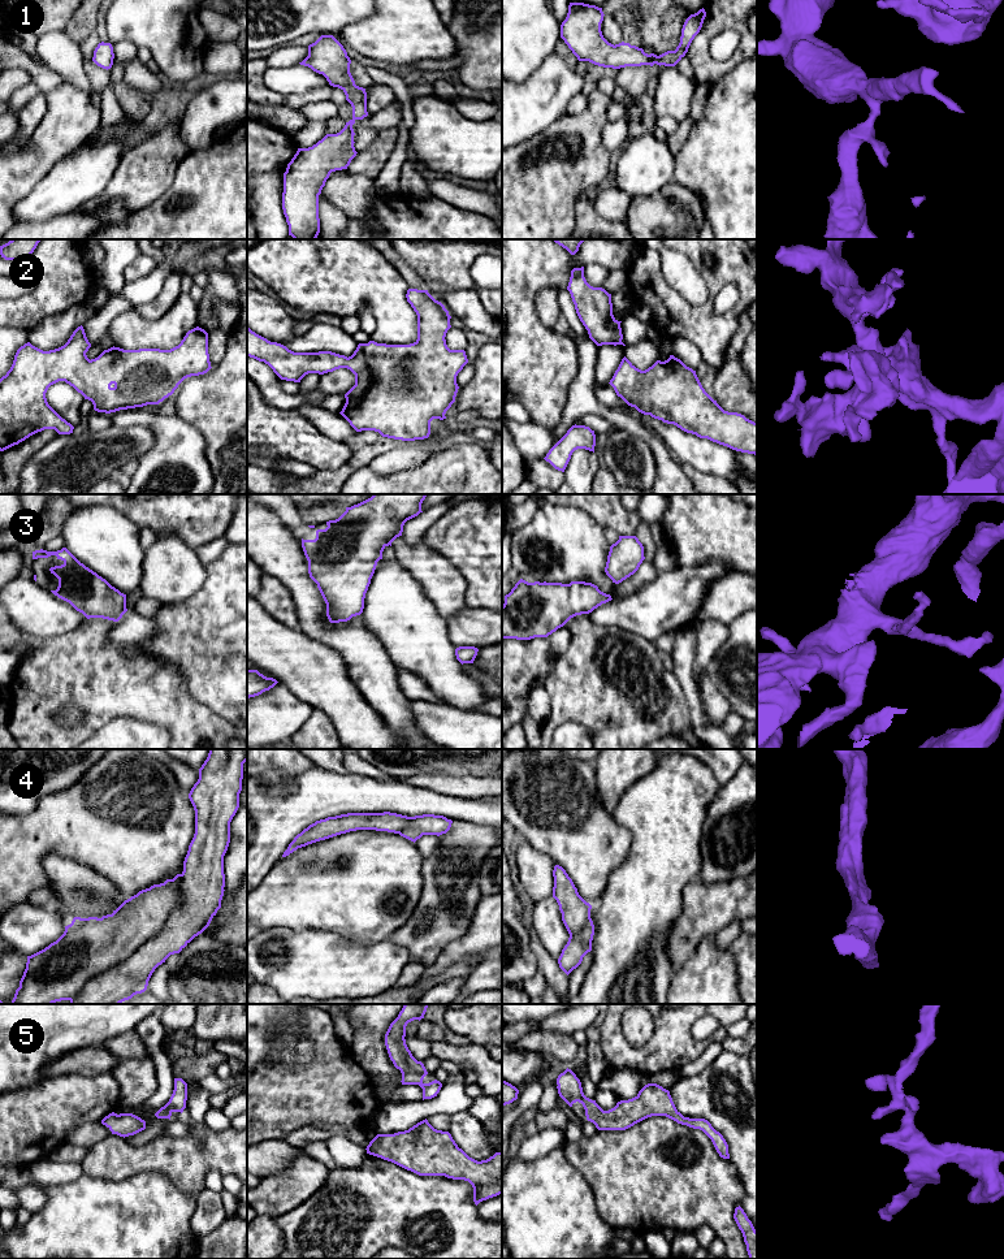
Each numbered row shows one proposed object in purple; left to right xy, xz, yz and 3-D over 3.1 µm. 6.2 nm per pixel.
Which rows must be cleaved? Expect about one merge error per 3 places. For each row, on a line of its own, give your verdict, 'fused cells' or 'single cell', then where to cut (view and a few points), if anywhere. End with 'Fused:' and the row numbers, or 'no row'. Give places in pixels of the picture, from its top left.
1: single cell | no cut
2: single cell | no cut
3: single cell | no cut
4: single cell | no cut
5: single cell | no cut
Fused: no row

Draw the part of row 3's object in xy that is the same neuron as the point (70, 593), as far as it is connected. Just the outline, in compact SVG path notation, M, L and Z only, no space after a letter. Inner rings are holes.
M66 548L57 551L35 550L33 559L48 558L56 555L64 563L61 566L51 567L49 571L59 579L56 590L51 590L59 598L69 602L77 611L82 613L87 619L103 618L118 622L127 611L126 594L112 587L105 579L81 563Z

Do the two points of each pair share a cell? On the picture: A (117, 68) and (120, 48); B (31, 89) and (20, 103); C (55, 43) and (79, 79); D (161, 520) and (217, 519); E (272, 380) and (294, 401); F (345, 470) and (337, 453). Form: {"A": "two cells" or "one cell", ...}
{"A": "one cell", "B": "one cell", "C": "one cell", "D": "one cell", "E": "one cell", "F": "two cells"}

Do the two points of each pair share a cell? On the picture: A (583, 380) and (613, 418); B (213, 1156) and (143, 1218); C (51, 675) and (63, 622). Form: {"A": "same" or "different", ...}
{"A": "same", "B": "different", "C": "different"}

